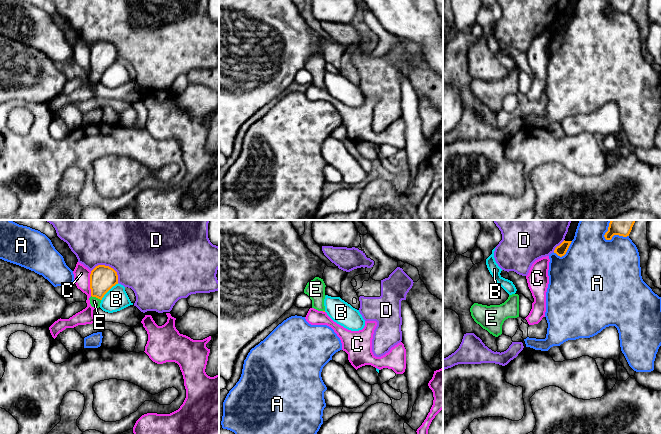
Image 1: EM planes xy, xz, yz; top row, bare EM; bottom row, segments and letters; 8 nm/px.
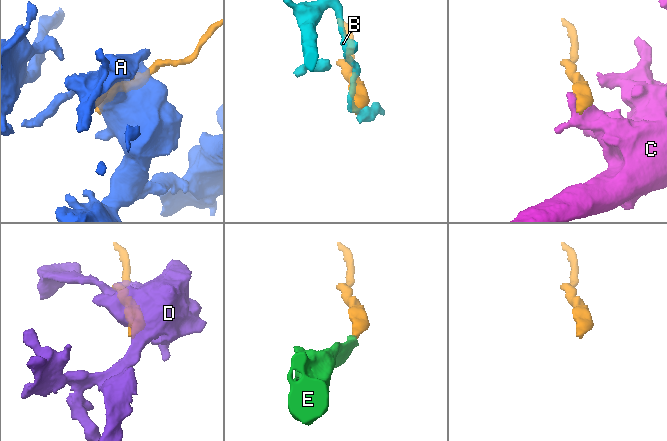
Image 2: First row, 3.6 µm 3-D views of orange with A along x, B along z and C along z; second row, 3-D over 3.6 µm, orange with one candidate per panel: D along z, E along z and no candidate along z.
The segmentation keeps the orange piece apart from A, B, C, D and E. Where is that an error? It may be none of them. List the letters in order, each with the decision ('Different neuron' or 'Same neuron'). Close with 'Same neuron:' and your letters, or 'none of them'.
A: Different neuron
B: Different neuron
C: Different neuron
D: Different neuron
E: Same neuron
Same neuron: E

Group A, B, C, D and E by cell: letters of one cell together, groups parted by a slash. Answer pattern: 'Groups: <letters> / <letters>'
Groups: A / B / C / D / E

